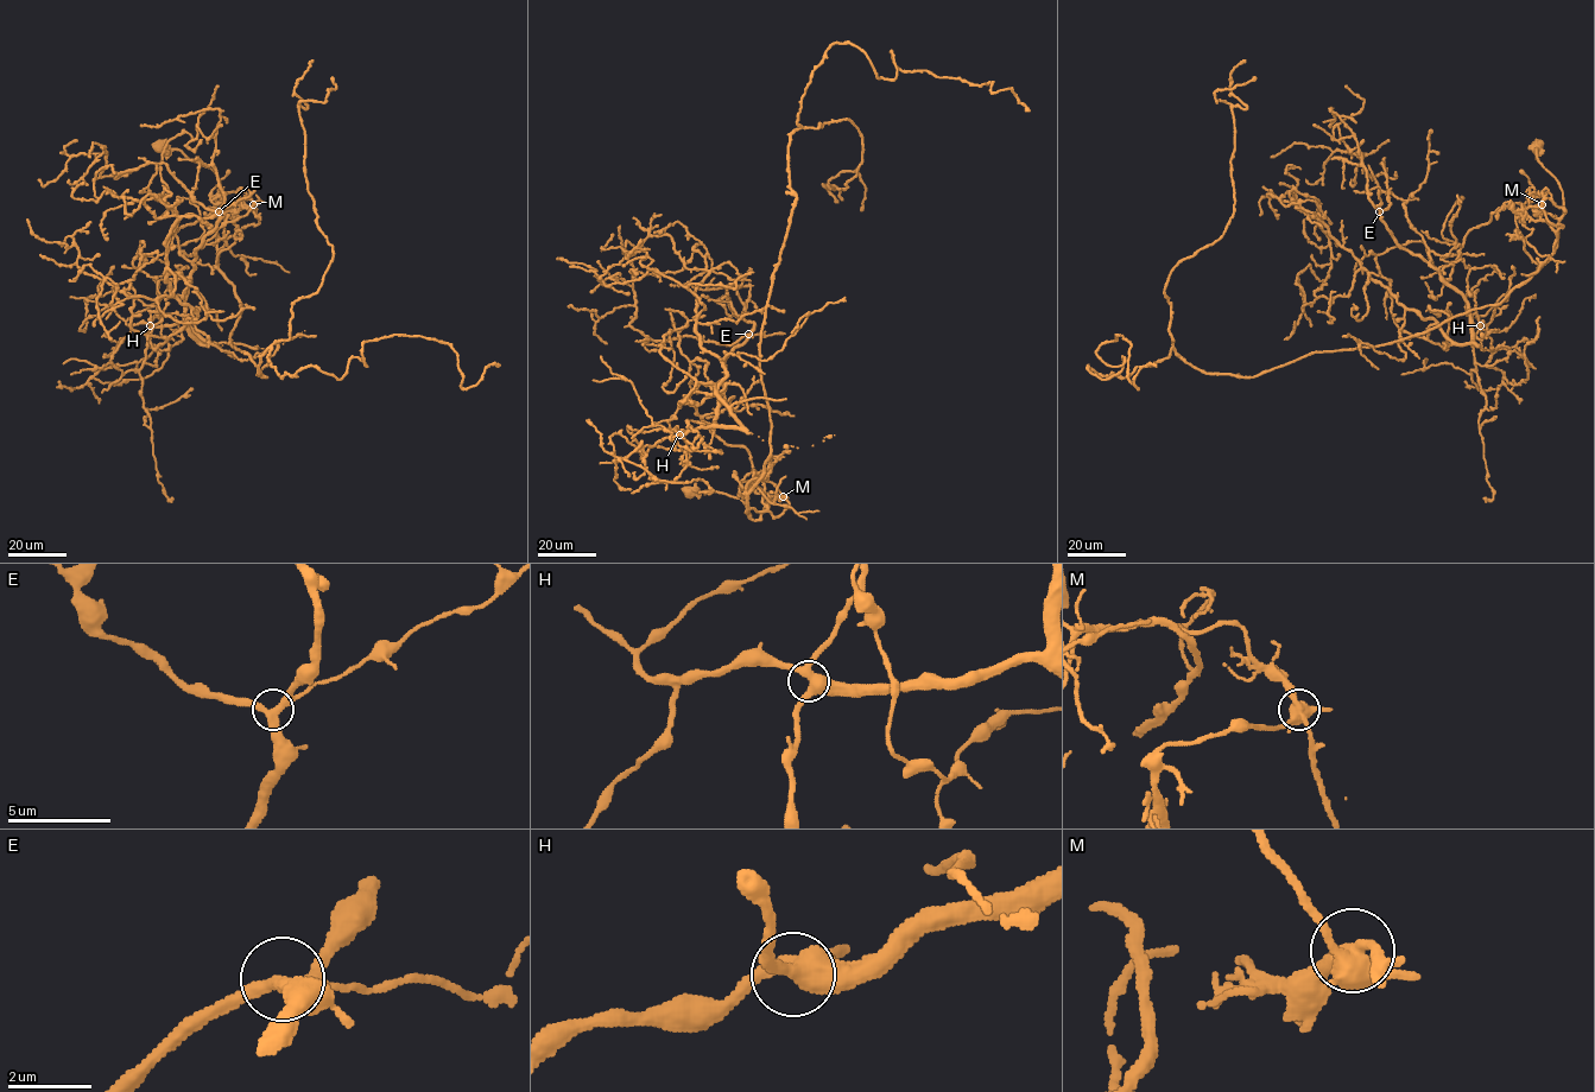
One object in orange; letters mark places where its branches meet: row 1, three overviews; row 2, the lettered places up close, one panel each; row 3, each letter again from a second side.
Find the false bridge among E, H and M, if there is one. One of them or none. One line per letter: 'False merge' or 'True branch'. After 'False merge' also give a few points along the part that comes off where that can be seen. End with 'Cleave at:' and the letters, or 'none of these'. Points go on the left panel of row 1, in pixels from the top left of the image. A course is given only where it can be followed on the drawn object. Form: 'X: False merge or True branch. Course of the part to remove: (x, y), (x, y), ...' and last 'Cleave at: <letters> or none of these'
E: True branch
H: True branch
M: False merge. Course of the part to remove: (254, 203), (216, 267), (264, 376), (271, 347), (339, 380), (397, 335), (448, 343), (463, 388), (500, 364)
Cleave at: M

